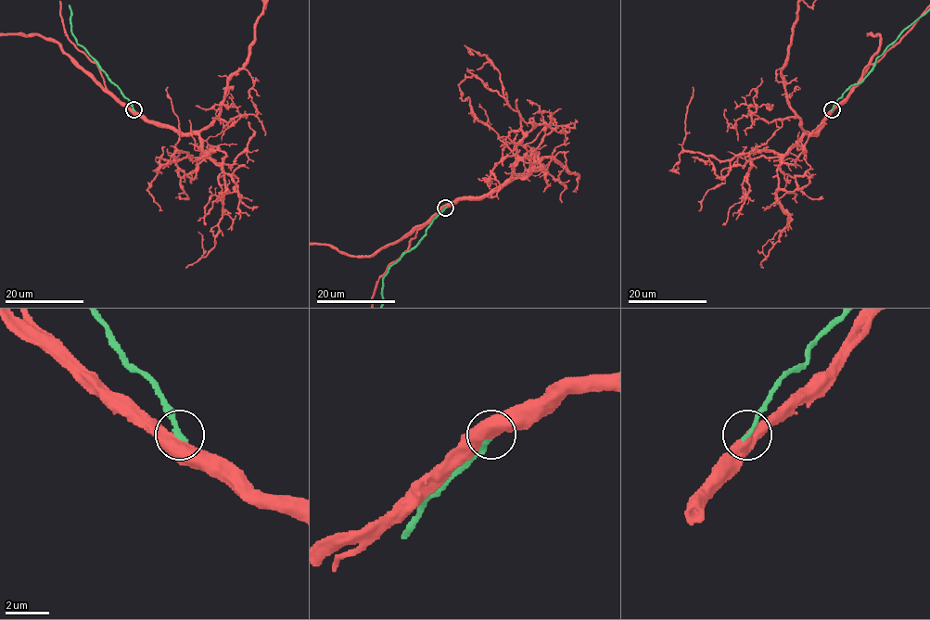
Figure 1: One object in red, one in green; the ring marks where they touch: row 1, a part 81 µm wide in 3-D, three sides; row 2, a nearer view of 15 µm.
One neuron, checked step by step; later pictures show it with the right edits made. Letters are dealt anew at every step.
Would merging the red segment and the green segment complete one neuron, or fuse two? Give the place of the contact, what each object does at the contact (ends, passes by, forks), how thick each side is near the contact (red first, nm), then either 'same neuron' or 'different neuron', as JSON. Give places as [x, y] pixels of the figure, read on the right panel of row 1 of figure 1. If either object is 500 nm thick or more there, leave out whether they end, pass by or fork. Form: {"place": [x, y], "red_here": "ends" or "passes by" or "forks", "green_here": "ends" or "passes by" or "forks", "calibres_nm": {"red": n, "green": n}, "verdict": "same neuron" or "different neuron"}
{"place": [832, 109], "calibres_nm": {"red": 550, "green": 240}, "verdict": "different neuron"}

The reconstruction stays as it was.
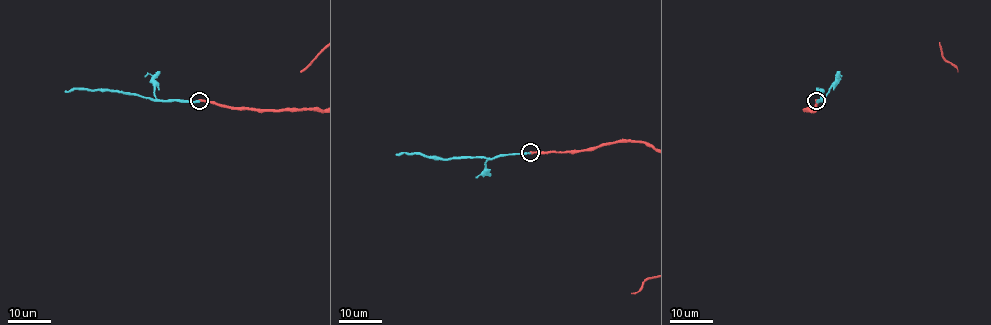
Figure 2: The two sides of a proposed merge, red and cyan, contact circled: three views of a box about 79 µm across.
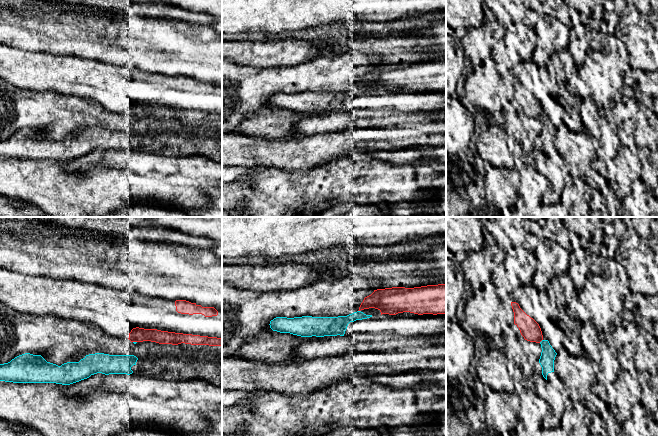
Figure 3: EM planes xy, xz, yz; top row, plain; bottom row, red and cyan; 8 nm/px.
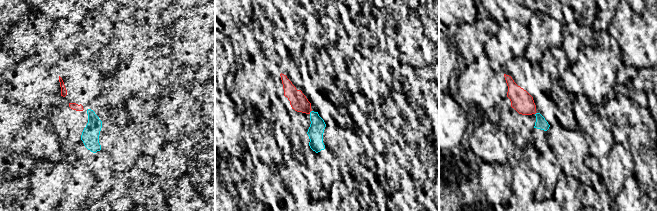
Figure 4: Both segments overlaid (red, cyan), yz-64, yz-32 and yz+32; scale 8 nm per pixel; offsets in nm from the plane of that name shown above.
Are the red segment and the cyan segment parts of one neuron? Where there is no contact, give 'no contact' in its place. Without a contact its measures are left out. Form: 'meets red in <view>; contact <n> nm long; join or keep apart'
meets red in yz; contact 40 nm long; keep apart

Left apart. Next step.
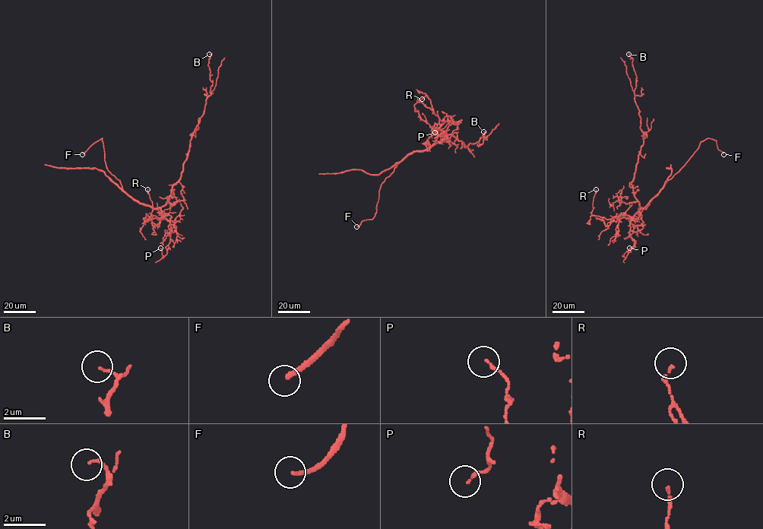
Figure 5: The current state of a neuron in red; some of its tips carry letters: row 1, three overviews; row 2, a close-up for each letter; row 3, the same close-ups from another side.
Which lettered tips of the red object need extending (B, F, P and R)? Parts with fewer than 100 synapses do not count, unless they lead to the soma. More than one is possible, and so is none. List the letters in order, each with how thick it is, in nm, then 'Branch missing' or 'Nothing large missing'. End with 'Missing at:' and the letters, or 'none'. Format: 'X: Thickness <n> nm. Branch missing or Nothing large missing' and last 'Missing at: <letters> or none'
B: Thickness 100 nm. Nothing large missing
F: Thickness 190 nm. Branch missing
P: Thickness 120 nm. Nothing large missing
R: Thickness 160 nm. Nothing large missing
Missing at: F

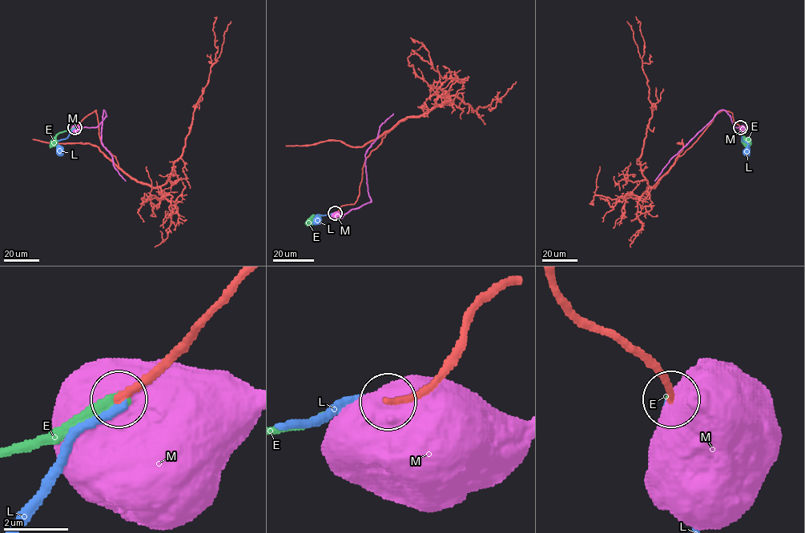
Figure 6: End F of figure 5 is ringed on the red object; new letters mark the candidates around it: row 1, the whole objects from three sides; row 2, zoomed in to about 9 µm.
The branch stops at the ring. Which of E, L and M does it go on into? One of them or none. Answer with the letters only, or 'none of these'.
E

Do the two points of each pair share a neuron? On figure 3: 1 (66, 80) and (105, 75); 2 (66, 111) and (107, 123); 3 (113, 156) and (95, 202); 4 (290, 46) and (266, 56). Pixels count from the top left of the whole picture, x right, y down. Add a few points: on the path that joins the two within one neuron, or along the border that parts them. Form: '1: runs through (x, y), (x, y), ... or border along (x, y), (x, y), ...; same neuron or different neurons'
1: runs through (76, 77), (95, 77); same neuron
2: runs through (76, 115), (97, 117); same neuron
3: border along (116, 166), (95, 165), (86, 171); different neurons
4: runs through (284, 52), (272, 53); same neuron

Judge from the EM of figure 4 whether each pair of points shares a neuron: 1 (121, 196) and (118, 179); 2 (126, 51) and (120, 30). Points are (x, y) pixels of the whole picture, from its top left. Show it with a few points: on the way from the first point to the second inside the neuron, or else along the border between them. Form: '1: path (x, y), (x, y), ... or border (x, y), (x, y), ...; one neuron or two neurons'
1: path (119, 192), (119, 183); one neuron
2: path (124, 46), (123, 35); one neuron

